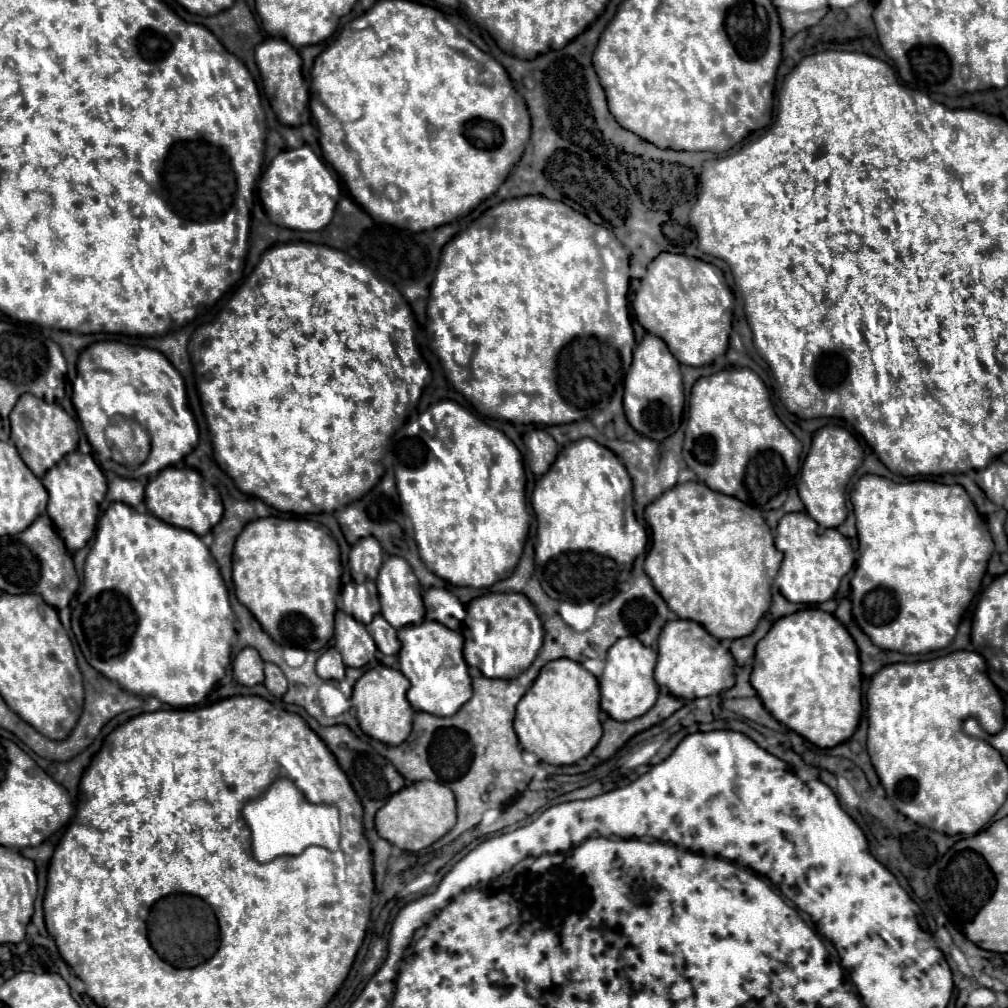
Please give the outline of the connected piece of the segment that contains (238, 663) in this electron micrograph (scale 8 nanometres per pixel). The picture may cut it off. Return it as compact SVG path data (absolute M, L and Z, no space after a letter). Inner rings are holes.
M243 648L233 660L233 674L241 686L263 682L263 660L255 648Z

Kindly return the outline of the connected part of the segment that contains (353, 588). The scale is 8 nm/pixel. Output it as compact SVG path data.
M365 580L363 584L351 582L341 590L343 612L355 616L355 620L369 624L373 616L379 614L379 594L373 580Z

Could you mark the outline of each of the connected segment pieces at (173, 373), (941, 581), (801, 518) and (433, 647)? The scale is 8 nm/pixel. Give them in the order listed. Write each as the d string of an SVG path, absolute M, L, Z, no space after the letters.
M95 342L81 352L77 374L83 382L73 386L71 400L97 456L107 454L107 448L103 448L103 424L107 424L109 416L131 416L149 428L151 456L143 468L125 472L127 478L151 476L167 466L175 466L197 446L199 431L188 405L184 380L161 352L123 342Z
M865 474L851 492L851 504L859 534L858 560L851 578L851 604L852 615L861 630L875 646L901 654L925 654L949 646L965 608L980 591L993 554L987 523L963 486L947 486L931 480L897 484L875 474Z
M791 512L779 520L775 546L785 554L785 560L775 576L777 590L795 604L821 604L831 600L839 588L841 578L853 568L855 554L849 540L835 528L819 530L817 522L805 512Z
M429 620L413 626L403 626L397 636L401 642L401 672L411 682L411 688L407 692L411 706L433 716L453 716L471 698L469 666L463 660L463 636L459 632L443 628L443 624Z

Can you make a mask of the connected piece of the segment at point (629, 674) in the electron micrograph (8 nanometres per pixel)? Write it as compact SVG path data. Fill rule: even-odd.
M635 636L619 638L609 650L607 650L607 664L603 670L603 676L599 678L601 684L601 710L605 710L611 718L619 722L633 720L637 716L643 716L657 700L657 684L653 678L657 652L653 648L643 646Z

